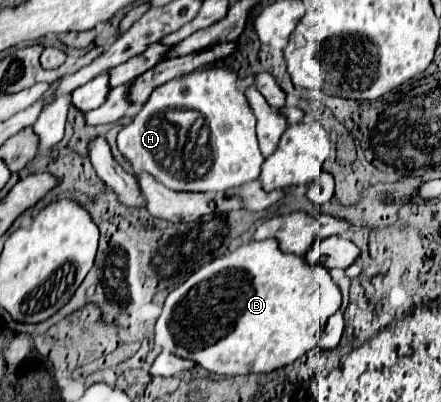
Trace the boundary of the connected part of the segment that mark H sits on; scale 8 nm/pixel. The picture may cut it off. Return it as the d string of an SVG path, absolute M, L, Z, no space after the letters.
M203 65L197 71L179 75L175 79L163 83L161 87L153 89L153 93L147 99L147 103L143 105L143 109L131 119L131 123L127 123L119 131L117 147L119 147L121 155L131 163L135 173L149 173L155 181L159 181L161 185L165 185L167 189L173 189L173 191L225 191L225 189L231 189L231 187L239 187L243 183L249 183L249 181L257 179L259 173L261 173L261 163L263 163L263 155L259 151L259 143L257 135L255 135L253 109L249 107L249 101L247 101L245 93L239 91L239 73L235 69L231 69L231 67L225 67L225 65Z

